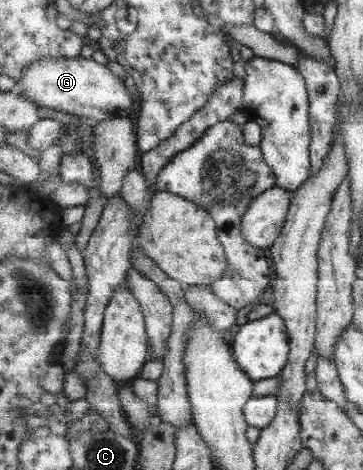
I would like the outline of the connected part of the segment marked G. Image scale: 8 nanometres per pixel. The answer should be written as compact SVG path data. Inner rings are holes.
M81 55L77 58L52 57L26 67L24 74L17 93L22 92L24 97L41 107L71 113L92 126L108 121L114 115L136 117L138 100L133 98L124 81L110 71L108 64L97 63Z

